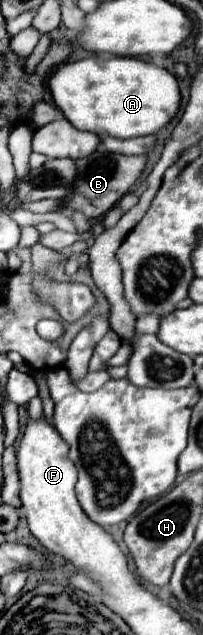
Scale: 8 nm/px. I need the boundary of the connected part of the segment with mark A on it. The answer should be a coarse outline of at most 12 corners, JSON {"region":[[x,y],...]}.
{"region":[[124,56],[66,62],[50,76],[74,128],[160,132],[182,100],[176,76]]}

